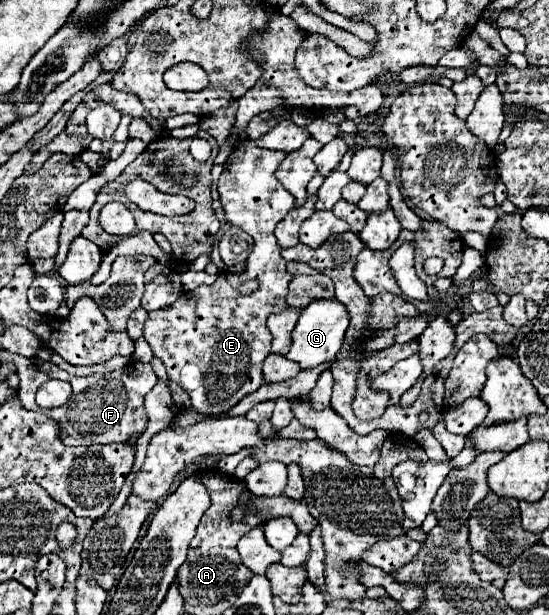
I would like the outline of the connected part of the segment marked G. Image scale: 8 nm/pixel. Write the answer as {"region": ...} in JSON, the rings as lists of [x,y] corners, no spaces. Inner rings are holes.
{"region":[[[313,300],[307,308],[303,308],[297,326],[293,330],[293,346],[287,352],[289,360],[301,364],[301,368],[315,368],[323,362],[331,362],[341,348],[345,330],[349,326],[349,312],[347,306],[339,300]]]}

